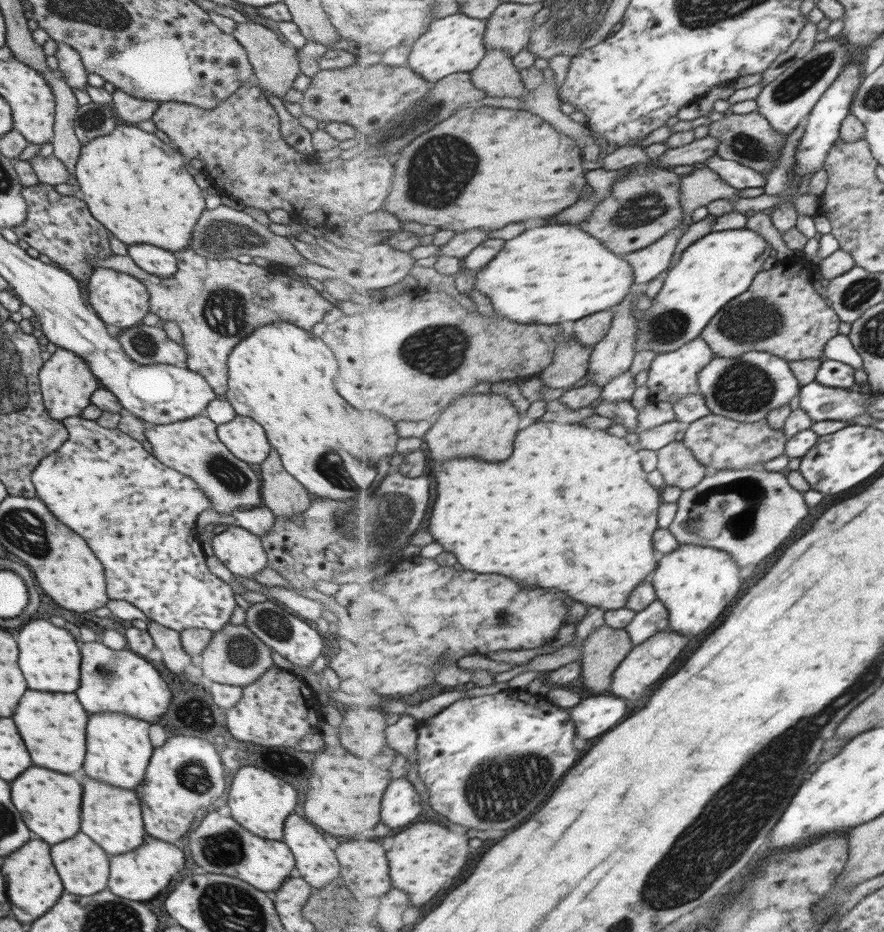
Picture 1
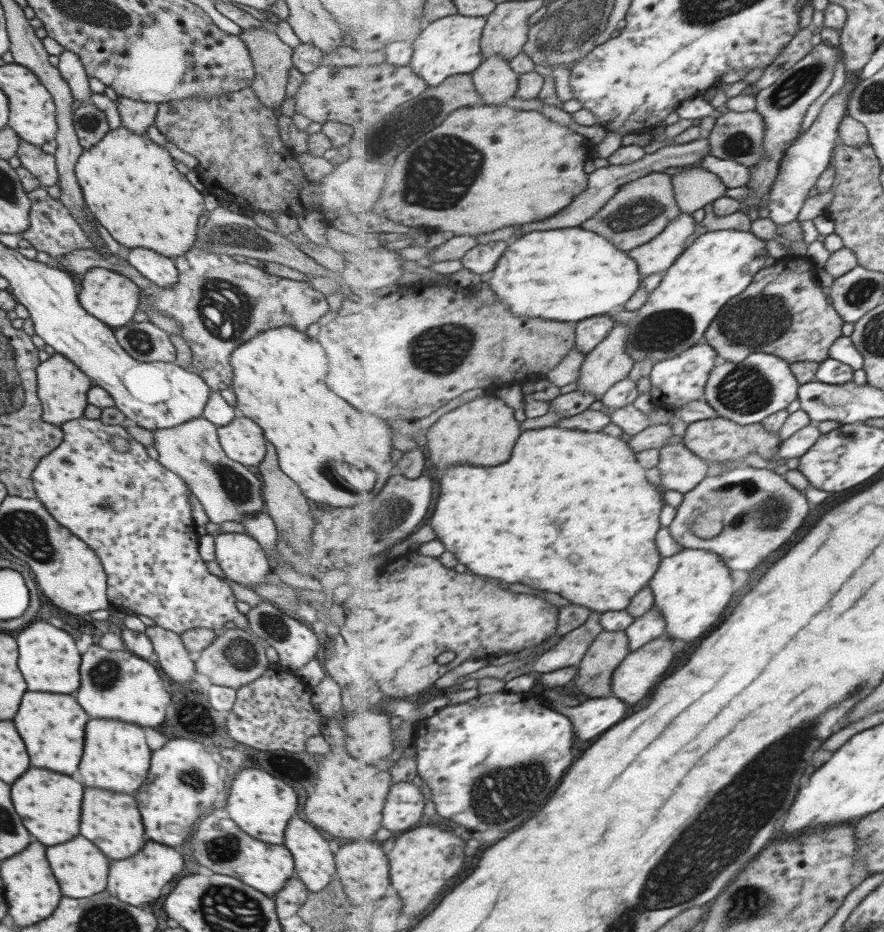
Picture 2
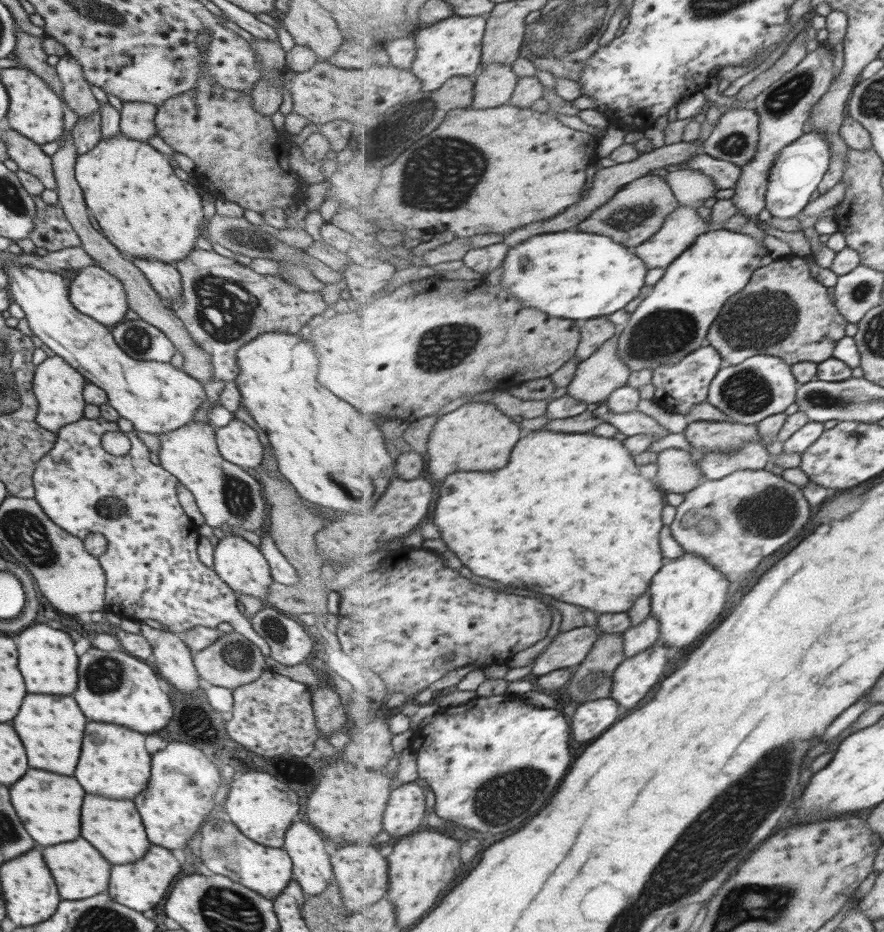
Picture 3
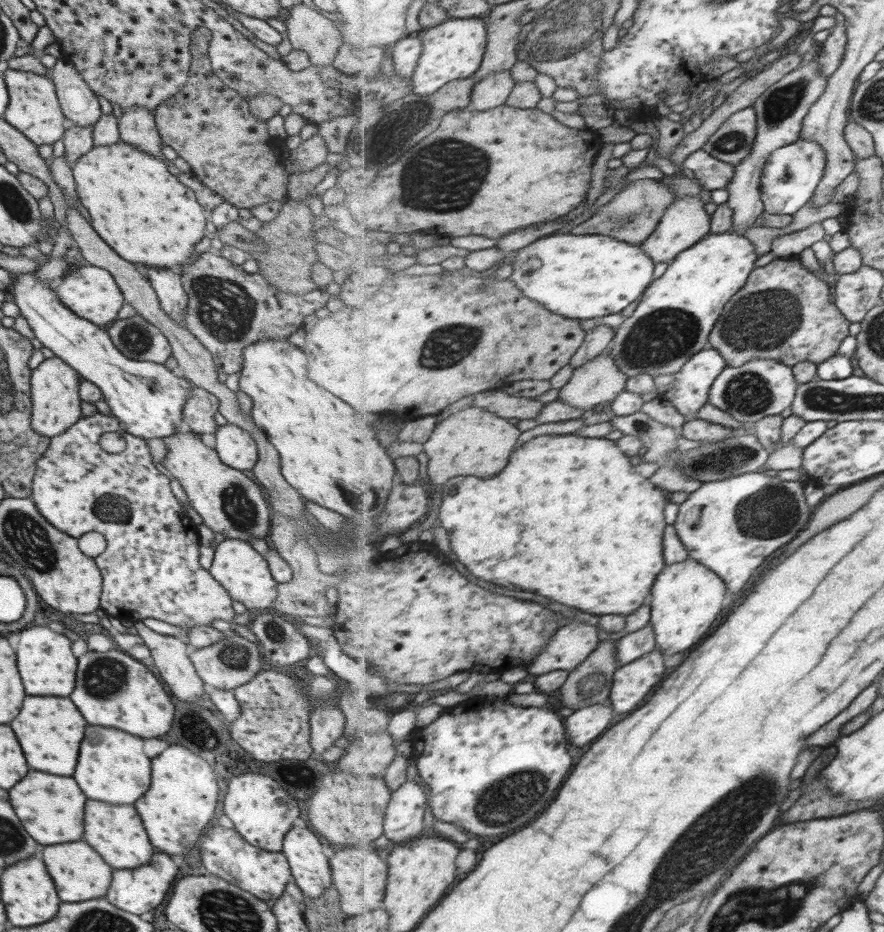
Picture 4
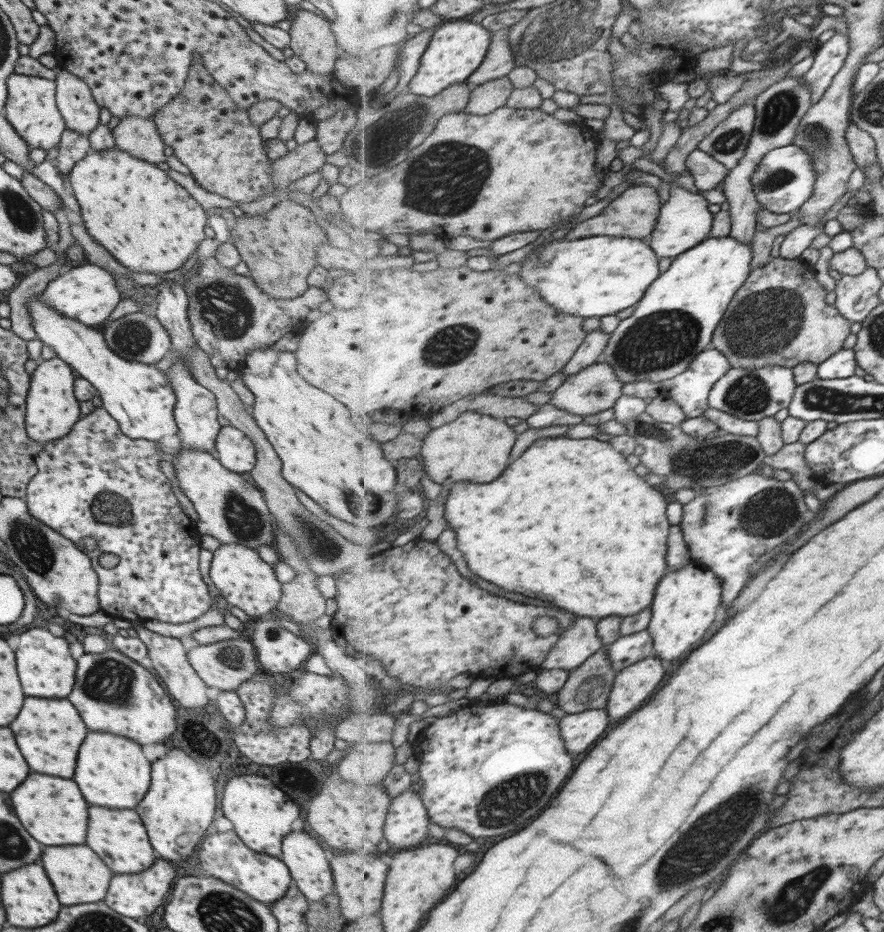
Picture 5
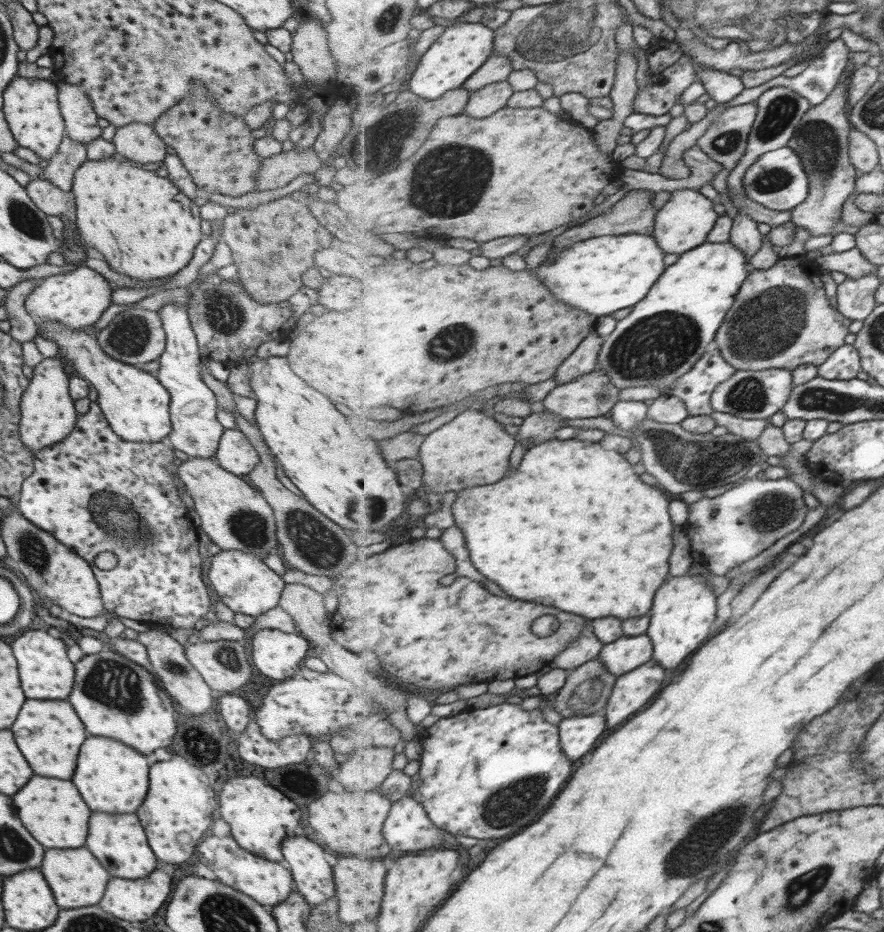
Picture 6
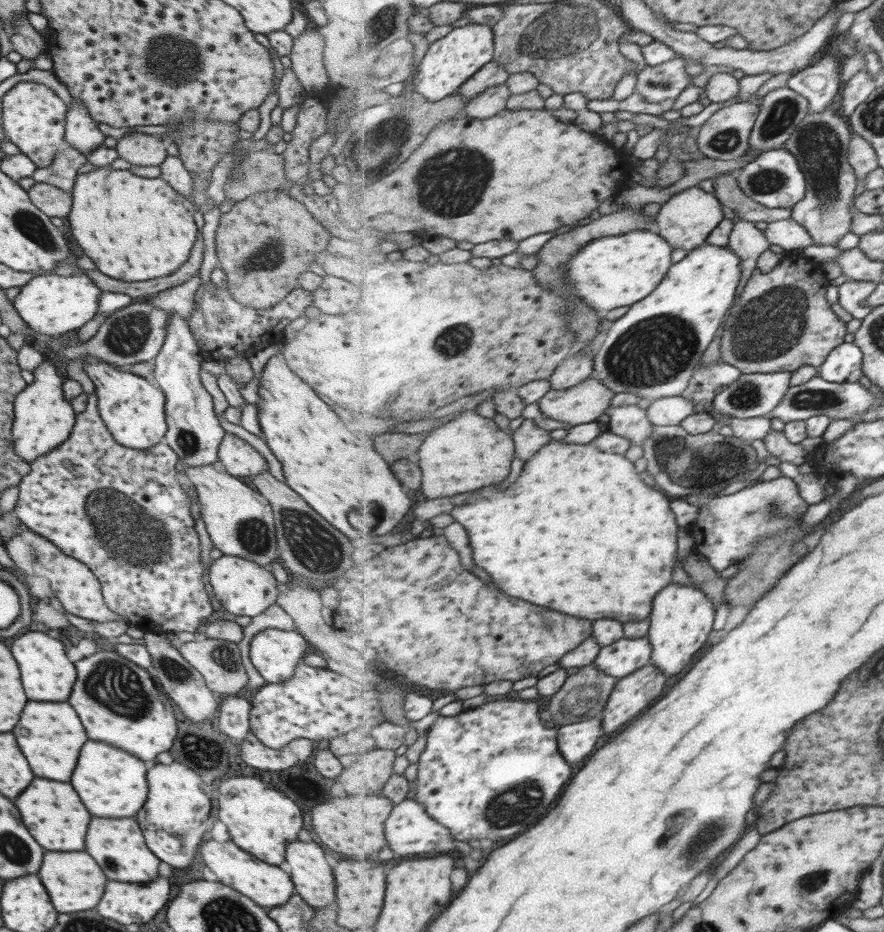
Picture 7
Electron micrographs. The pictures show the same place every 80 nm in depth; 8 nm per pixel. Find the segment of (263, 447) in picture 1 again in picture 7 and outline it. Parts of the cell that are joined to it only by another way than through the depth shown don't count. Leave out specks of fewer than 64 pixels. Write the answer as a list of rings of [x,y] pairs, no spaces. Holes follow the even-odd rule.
[[[224,434],[217,449],[217,458],[223,470],[237,478],[254,477],[268,468],[260,453],[233,434]]]

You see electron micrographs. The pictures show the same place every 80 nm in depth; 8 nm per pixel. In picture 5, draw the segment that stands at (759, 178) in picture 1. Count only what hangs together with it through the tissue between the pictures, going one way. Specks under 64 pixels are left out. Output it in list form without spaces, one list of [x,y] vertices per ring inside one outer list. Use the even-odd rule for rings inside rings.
[[[693,150],[687,156],[685,162],[687,173],[693,177],[693,185],[700,192],[701,190],[713,190],[727,178],[730,170],[722,163],[715,160],[708,152]]]

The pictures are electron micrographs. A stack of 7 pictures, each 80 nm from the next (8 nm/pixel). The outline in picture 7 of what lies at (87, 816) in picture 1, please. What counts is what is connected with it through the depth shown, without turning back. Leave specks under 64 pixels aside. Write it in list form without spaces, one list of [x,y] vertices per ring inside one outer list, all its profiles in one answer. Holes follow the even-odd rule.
[[[91,818],[85,836],[85,852],[97,862],[109,881],[146,883],[158,877],[159,859],[146,847],[136,818]]]

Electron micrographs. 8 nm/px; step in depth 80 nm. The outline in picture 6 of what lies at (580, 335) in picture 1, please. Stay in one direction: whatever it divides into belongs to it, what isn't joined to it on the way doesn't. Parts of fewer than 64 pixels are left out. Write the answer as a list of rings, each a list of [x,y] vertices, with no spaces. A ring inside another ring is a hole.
[[[592,331],[585,341],[575,349],[570,357],[566,357],[558,368],[556,379],[558,385],[573,382],[576,378],[599,368],[599,355],[604,347],[604,340]]]

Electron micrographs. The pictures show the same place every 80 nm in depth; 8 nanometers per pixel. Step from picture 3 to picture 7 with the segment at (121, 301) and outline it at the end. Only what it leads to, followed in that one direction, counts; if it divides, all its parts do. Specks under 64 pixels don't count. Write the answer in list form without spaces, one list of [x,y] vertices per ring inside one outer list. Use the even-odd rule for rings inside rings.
[[[83,271],[62,277],[55,273],[37,274],[20,287],[11,304],[33,334],[47,334],[51,337],[77,330],[89,322],[98,309],[98,296],[102,290]]]

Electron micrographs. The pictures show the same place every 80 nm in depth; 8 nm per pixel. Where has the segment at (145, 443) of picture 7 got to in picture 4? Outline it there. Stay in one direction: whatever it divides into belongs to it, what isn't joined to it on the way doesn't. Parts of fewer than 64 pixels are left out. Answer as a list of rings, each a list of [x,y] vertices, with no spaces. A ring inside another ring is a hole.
[[[20,273],[14,276],[16,277],[16,279],[12,281],[12,294],[14,296],[14,304],[19,309],[20,315],[23,316],[23,318],[25,318],[27,321],[27,324],[29,325],[31,332],[34,334],[34,337],[39,340],[42,346],[49,348],[49,350],[51,350],[51,352],[53,352],[57,358],[60,358],[65,364],[67,364],[67,366],[70,366],[73,370],[75,370],[81,380],[89,381],[92,385],[95,385],[102,392],[102,398],[105,404],[108,406],[111,412],[111,416],[117,418],[119,422],[123,422],[123,424],[125,424],[124,426],[121,426],[122,432],[127,432],[127,434],[131,434],[131,436],[135,436],[137,438],[163,439],[164,437],[171,437],[173,434],[176,434],[185,428],[185,424],[183,424],[181,421],[181,410],[183,409],[183,404],[186,401],[188,394],[190,394],[190,390],[192,390],[194,387],[192,385],[192,382],[189,382],[185,377],[180,378],[173,375],[165,365],[125,358],[125,356],[123,356],[123,354],[121,354],[115,348],[115,346],[113,346],[113,343],[111,342],[111,339],[109,338],[106,330],[99,328],[99,325],[93,324],[92,322],[89,322],[88,320],[85,320],[84,318],[73,314],[71,310],[69,310],[66,306],[60,304],[60,300],[57,298],[55,291],[52,289],[53,284],[50,286],[47,279],[36,277],[33,273]]]

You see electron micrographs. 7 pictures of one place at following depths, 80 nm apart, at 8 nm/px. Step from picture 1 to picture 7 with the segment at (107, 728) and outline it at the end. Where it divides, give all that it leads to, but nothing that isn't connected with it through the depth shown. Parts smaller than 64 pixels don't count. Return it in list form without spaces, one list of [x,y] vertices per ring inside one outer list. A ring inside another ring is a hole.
[[[87,740],[81,746],[77,766],[71,774],[71,786],[79,794],[91,816],[99,818],[127,818],[135,816],[145,802],[148,791],[146,769],[149,765],[132,754],[103,742]]]

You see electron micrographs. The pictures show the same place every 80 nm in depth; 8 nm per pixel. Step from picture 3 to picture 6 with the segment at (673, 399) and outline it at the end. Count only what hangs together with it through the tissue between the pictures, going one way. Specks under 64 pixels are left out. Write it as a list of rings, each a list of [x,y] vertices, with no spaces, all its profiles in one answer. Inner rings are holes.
[[[713,346],[695,363],[689,373],[676,380],[670,394],[685,402],[690,416],[711,415],[715,412],[711,405],[715,389],[731,378],[735,371],[736,368]]]

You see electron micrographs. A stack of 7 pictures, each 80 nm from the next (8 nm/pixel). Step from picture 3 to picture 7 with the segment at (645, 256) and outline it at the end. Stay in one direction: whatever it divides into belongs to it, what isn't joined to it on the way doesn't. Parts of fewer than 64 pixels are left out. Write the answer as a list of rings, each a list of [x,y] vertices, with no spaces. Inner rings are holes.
[[[691,187],[675,193],[656,214],[654,220],[658,225],[658,233],[666,238],[673,248],[692,251],[701,247],[711,232],[725,220],[721,204],[722,202],[716,195],[698,187]]]

